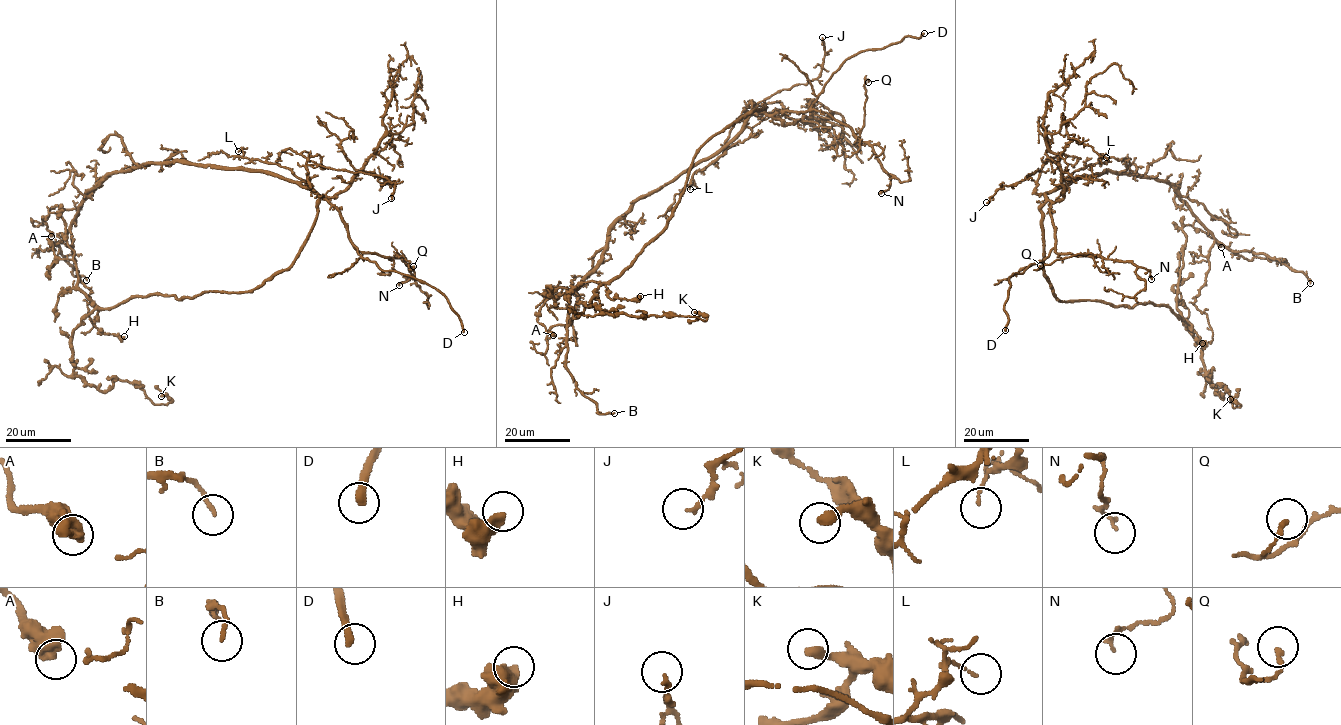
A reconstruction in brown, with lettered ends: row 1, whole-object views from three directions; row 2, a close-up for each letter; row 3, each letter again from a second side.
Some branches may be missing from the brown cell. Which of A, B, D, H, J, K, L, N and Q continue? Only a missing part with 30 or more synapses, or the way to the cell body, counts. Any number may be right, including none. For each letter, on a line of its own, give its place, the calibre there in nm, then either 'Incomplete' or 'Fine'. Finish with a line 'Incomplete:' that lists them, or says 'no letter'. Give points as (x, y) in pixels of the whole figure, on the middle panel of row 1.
A: Place: (553, 335). Thickness 600 nm. Fine
B: Place: (614, 413). Thickness 150 nm. Fine
D: Place: (924, 33). Thickness 280 nm. Incomplete
H: Place: (640, 296). Thickness 400 nm. Fine
J: Place: (822, 37). Thickness 170 nm. Fine
K: Place: (694, 312). Thickness 360 nm. Fine
L: Place: (690, 189). Thickness 80 nm. Fine
N: Place: (881, 193). Thickness 80 nm. Fine
Q: Place: (868, 82). Thickness 180 nm. Fine
Incomplete: D

